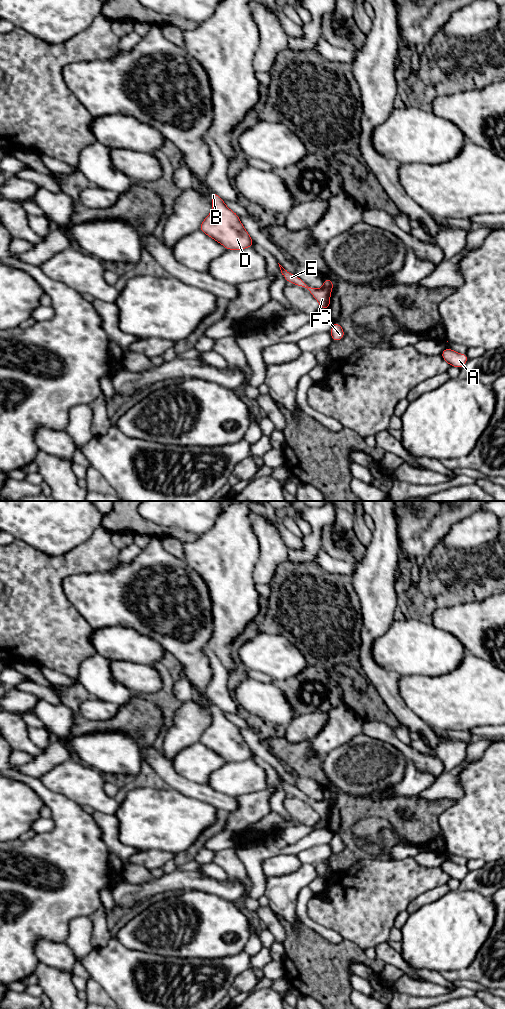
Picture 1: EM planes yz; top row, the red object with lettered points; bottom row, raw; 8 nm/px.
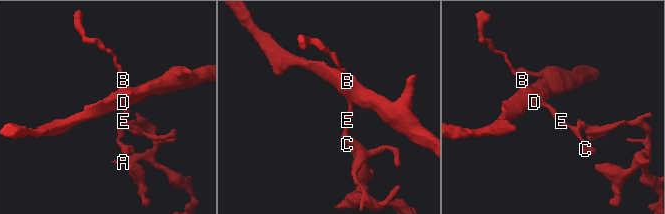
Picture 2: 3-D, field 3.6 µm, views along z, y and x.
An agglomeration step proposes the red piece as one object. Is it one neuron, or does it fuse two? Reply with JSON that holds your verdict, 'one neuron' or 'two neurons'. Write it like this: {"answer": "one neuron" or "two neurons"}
{"answer": "two neurons"}

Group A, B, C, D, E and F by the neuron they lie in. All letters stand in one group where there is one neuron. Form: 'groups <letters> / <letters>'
groups A / B C D E F

